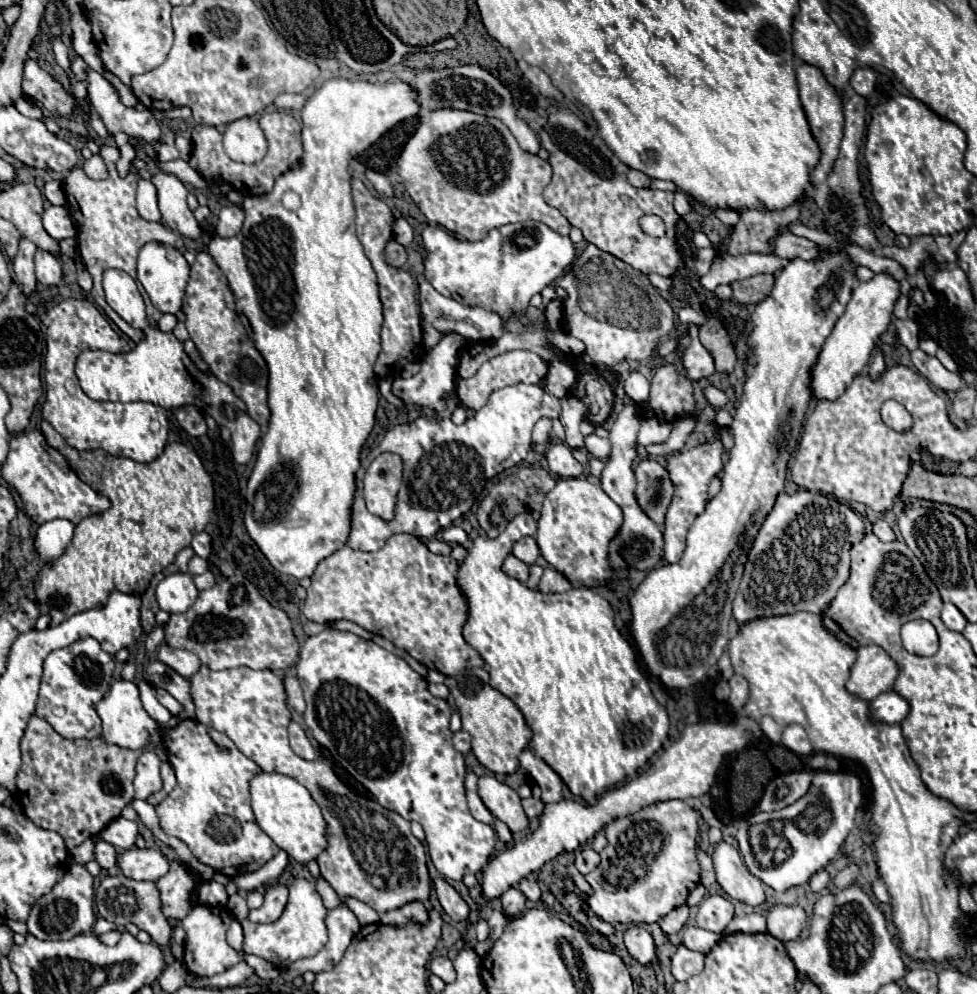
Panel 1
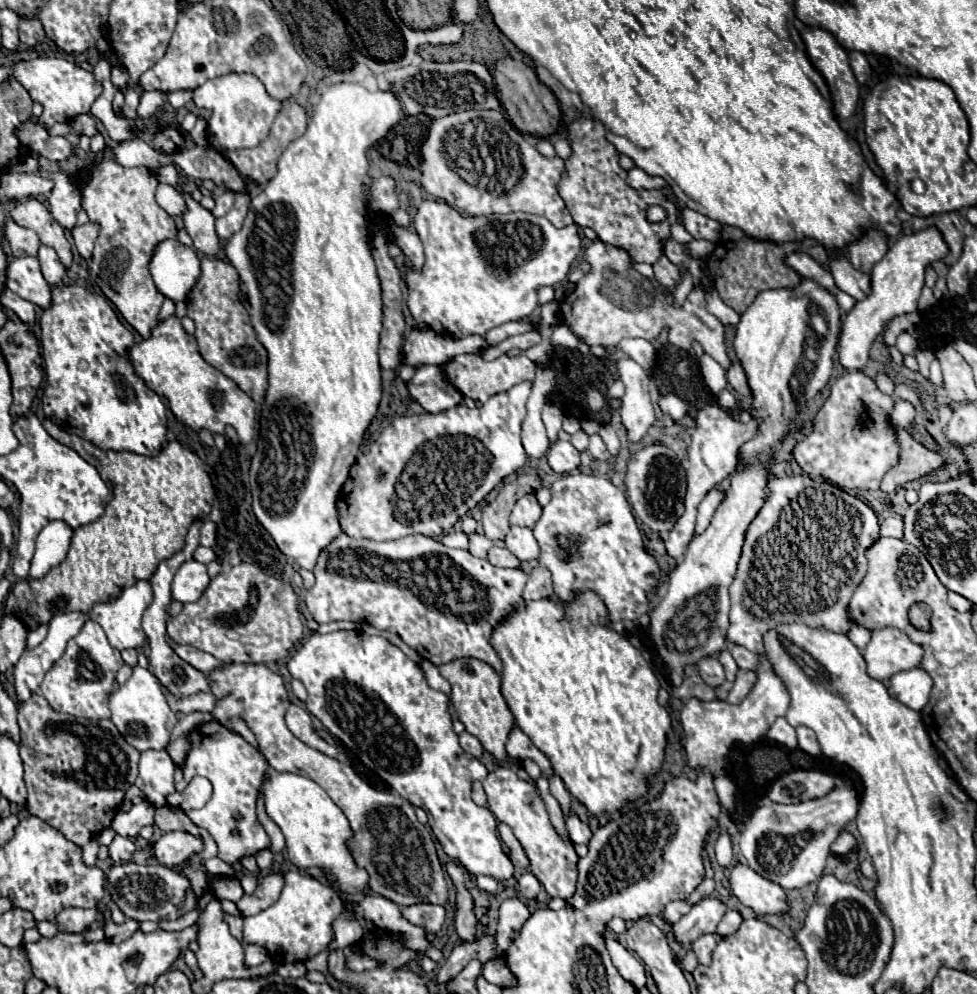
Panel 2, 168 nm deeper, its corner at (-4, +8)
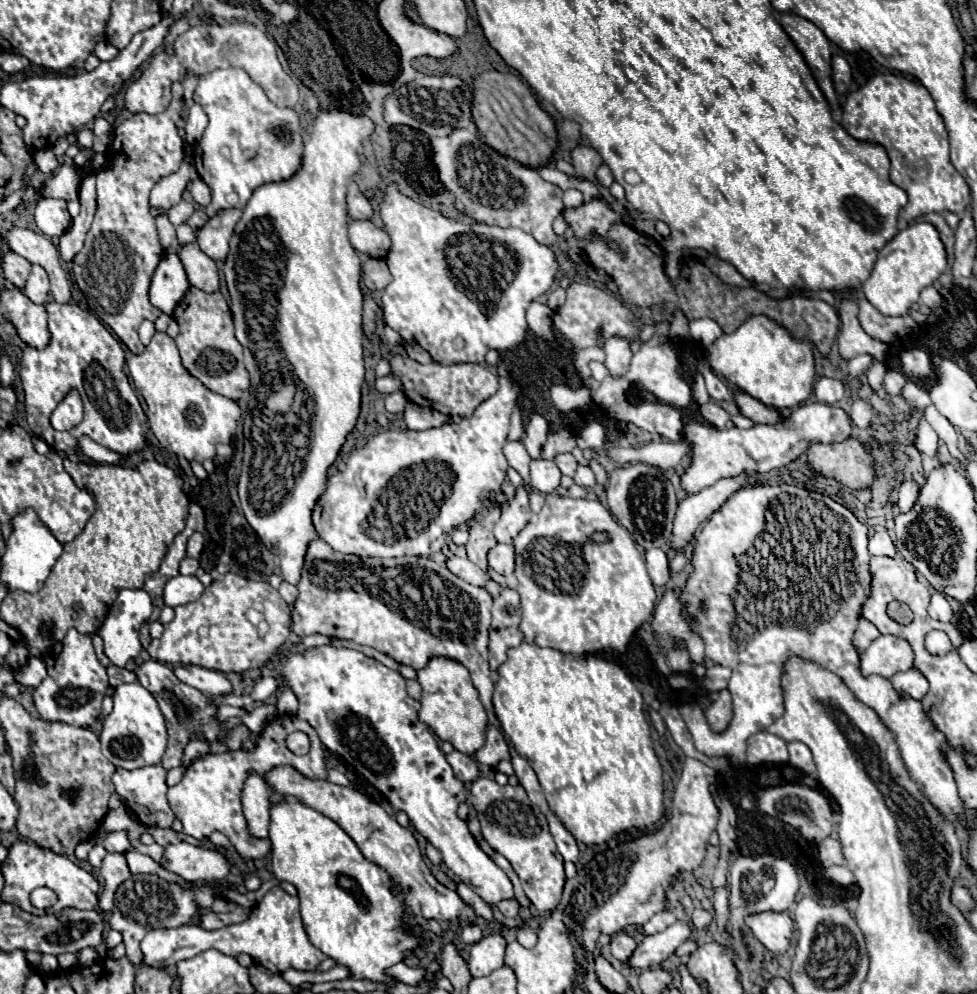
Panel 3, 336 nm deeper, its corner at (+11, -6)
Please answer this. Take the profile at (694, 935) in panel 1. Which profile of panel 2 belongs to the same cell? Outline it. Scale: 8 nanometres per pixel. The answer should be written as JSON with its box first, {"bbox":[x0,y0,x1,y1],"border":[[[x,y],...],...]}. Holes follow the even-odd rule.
{"bbox":[691,934,721,966],"border":[[[703,934],[703,936],[699,936],[697,940],[691,942],[691,948],[697,954],[697,958],[699,958],[701,964],[707,966],[711,962],[711,952],[713,952],[713,948],[715,948],[715,944],[719,940],[721,940],[719,934]]]}

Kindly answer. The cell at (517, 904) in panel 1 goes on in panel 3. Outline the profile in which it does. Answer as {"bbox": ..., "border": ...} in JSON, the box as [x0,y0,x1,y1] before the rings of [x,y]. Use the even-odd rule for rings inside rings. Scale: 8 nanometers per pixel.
{"bbox":[468,934,506,976],"border":[[[488,934],[470,950],[468,968],[472,976],[486,976],[504,964],[506,940],[500,934]]]}

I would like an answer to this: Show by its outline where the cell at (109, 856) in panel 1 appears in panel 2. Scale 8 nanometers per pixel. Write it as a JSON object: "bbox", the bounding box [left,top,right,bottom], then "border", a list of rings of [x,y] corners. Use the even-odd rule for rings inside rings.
{"bbox":[109,836,135,862],"border":[[[115,836],[113,842],[109,844],[109,858],[115,862],[127,862],[135,852],[135,844],[129,838]]]}

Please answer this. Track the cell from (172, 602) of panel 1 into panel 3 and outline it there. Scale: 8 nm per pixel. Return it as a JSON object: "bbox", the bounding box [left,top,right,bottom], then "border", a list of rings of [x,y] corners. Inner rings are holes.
{"bbox":[164,576,204,608],"border":[[[174,576],[172,580],[168,580],[168,584],[164,586],[164,602],[170,608],[194,602],[202,596],[204,586],[196,576]]]}

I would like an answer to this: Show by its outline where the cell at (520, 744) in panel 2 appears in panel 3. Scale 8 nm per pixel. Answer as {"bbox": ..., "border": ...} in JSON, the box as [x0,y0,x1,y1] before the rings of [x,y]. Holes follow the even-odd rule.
{"bbox":[474,724,510,768],"border":[[[488,724],[488,728],[486,728],[486,742],[474,756],[476,756],[478,762],[482,762],[486,766],[492,766],[492,768],[496,768],[500,760],[510,760],[510,752],[508,752],[508,746],[504,742],[502,732]]]}

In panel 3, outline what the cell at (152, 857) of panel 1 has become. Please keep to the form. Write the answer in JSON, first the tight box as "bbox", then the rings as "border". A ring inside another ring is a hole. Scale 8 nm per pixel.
{"bbox":[162,842,232,882],"border":[[[188,842],[166,846],[162,866],[188,882],[210,882],[228,876],[232,864],[216,848],[192,846]]]}

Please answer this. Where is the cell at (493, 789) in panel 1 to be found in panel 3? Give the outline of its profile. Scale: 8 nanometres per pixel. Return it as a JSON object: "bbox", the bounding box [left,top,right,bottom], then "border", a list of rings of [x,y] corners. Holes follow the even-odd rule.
{"bbox":[470,778,566,912],"border":[[[478,778],[472,782],[470,794],[472,806],[480,820],[484,840],[490,844],[490,848],[494,848],[512,864],[526,896],[536,906],[536,910],[552,912],[560,902],[566,876],[564,876],[564,860],[556,850],[544,812],[540,812],[540,808],[530,804],[520,784],[500,786],[490,778]]]}

